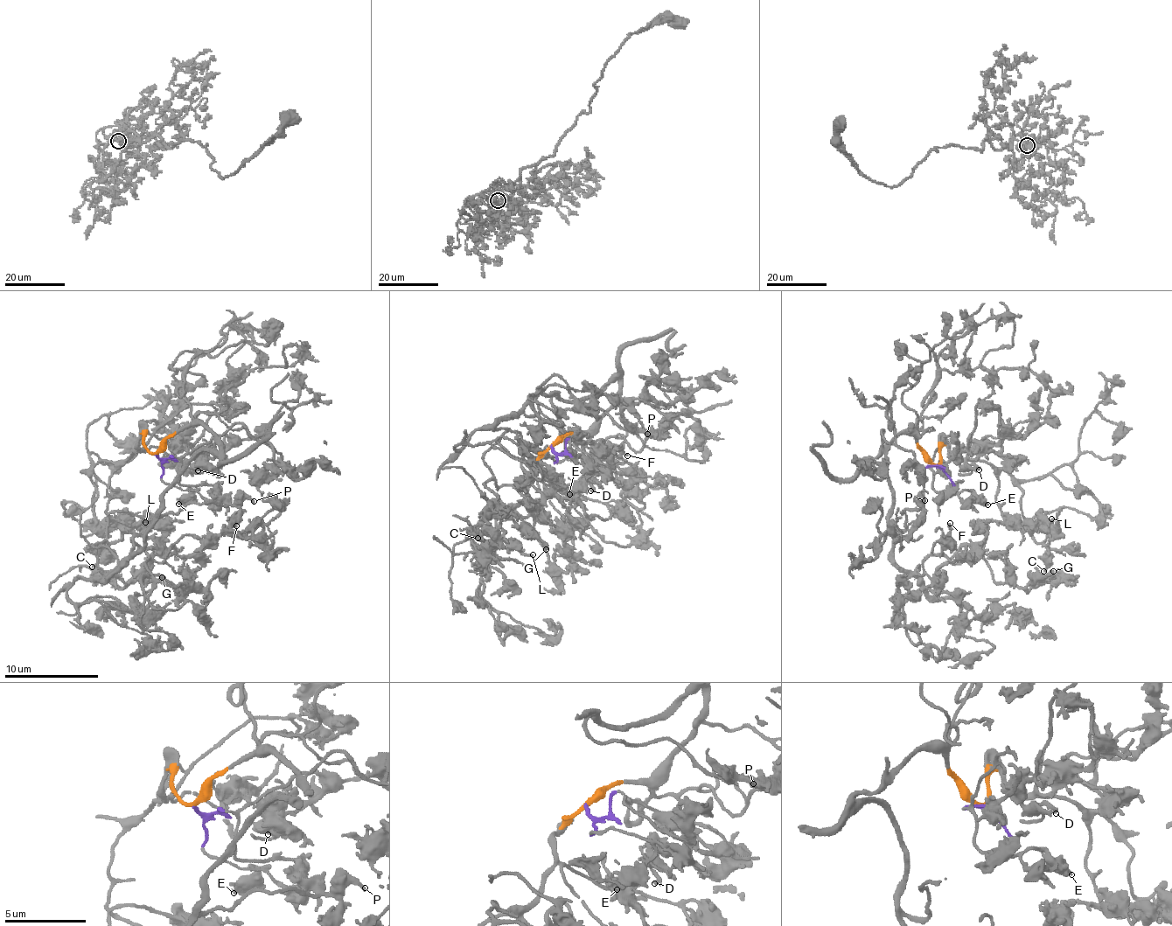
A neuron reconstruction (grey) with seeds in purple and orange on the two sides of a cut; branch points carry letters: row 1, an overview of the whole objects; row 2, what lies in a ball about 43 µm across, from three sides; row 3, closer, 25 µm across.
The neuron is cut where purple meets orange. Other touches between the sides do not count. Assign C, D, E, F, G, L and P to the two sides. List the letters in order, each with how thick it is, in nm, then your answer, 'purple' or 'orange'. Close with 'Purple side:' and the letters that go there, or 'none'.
C: 130 nm | orange
D: 240 nm | purple
E: 460 nm | purple
F: 200 nm | orange
G: 360 nm | orange
L: 240 nm | orange
P: 280 nm | orange
Purple side: D, E

